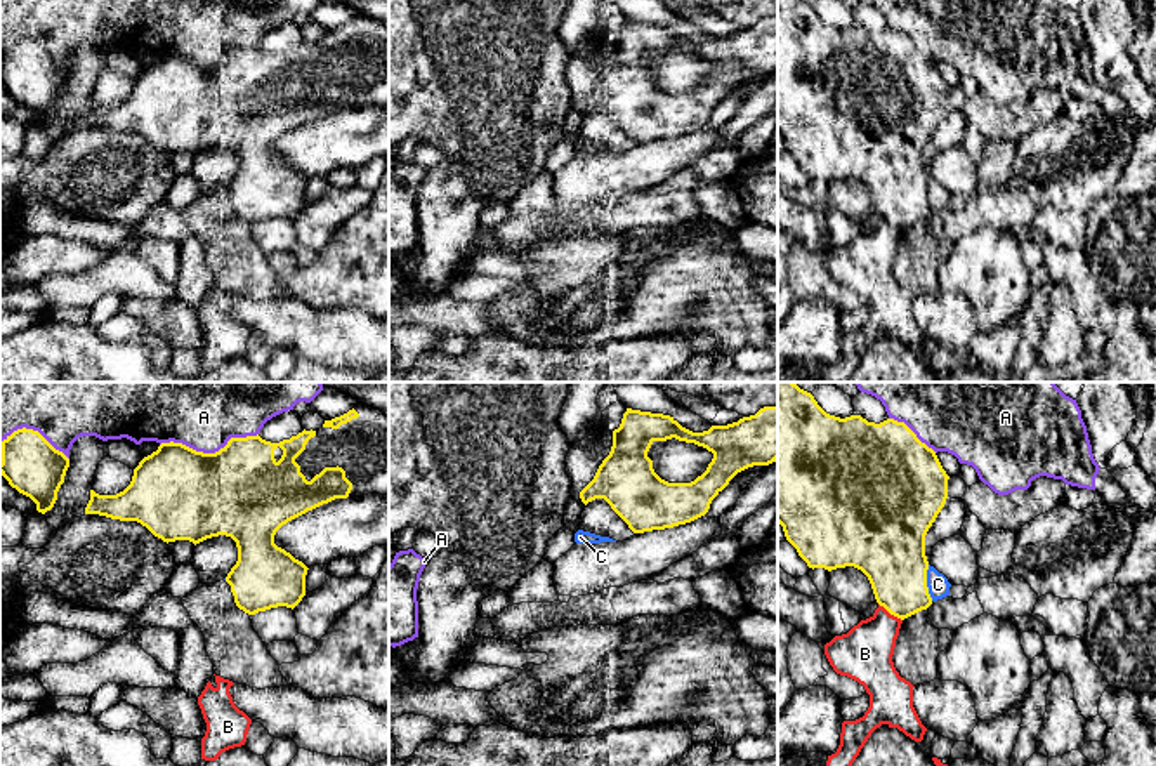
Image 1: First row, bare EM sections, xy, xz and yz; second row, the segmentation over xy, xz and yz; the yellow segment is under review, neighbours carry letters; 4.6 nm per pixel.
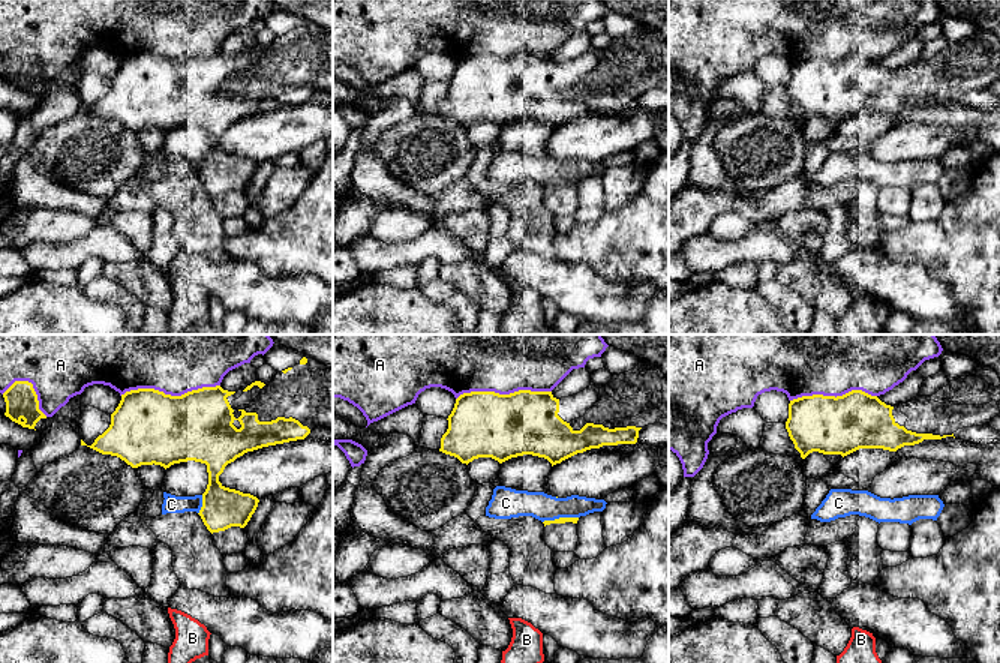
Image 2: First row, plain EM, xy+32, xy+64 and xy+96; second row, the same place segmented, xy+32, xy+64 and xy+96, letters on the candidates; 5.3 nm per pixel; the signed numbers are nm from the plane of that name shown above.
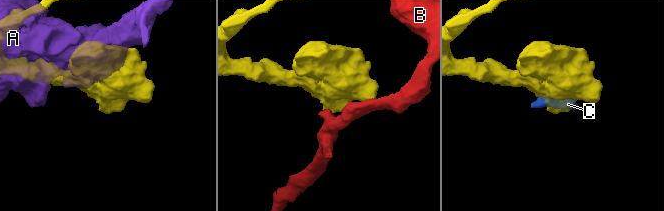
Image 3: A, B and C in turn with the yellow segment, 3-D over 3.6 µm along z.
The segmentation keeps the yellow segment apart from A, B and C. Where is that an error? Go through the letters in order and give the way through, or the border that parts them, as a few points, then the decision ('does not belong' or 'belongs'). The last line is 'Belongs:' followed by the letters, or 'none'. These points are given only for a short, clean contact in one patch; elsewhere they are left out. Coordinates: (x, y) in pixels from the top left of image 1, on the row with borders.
A: does not belong
B: does not belong
C: does not belong
Belongs: none

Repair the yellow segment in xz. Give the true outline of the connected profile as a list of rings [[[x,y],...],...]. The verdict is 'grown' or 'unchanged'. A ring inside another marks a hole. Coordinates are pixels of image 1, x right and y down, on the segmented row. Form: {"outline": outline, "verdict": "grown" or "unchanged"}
{"outline": [[[764,406],[755,415],[743,417],[727,426],[712,426],[693,433],[673,417],[627,408],[621,424],[613,431],[609,455],[599,466],[594,479],[580,492],[587,505],[604,499],[634,533],[673,528],[705,516],[712,500],[741,471],[753,466],[769,466],[778,460],[778,406]],[[679,439],[694,443],[713,453],[706,471],[691,483],[668,483],[654,469],[647,452],[654,441]]], "verdict": "unchanged"}

